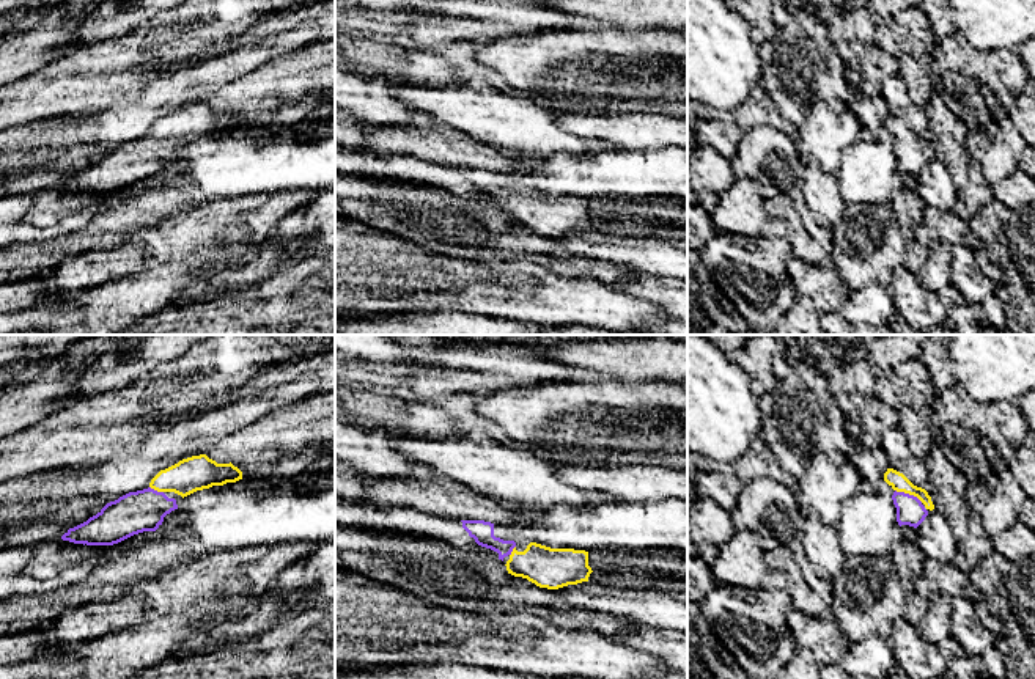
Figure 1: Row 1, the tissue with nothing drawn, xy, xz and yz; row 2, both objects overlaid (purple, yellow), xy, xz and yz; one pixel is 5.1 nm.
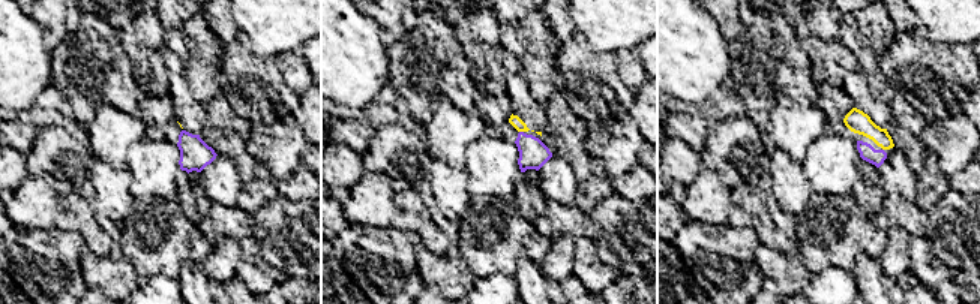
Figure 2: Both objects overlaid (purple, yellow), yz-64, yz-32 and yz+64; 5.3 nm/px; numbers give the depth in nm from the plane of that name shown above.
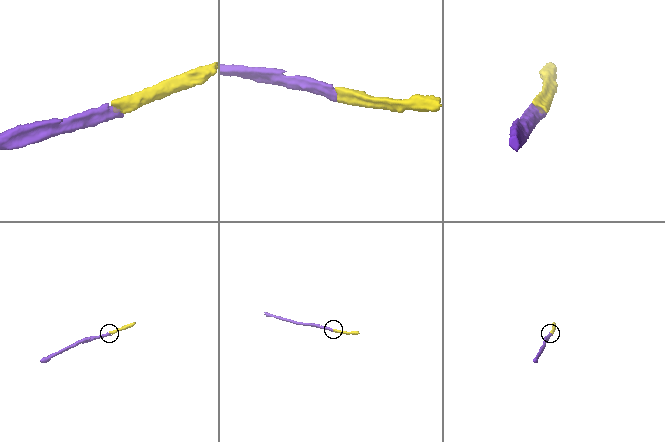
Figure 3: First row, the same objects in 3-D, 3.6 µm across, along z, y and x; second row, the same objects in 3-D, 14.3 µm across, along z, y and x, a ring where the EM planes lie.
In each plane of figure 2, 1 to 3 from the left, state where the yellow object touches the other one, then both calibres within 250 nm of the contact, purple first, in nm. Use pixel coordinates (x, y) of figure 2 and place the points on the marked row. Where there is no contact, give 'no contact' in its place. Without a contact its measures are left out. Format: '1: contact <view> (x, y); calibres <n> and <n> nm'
1: no contact
2: contact yz-32 (521, 132); calibres 160 and 60 nm
3: no contact

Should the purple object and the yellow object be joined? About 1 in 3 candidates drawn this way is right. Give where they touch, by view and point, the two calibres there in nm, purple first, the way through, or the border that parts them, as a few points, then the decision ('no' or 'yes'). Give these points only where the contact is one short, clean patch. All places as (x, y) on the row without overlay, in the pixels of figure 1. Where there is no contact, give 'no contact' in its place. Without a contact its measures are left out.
contact yz (908, 142); calibres 140 and 90 nm; way yz (909, 159), (908, 142), (898, 129); yes

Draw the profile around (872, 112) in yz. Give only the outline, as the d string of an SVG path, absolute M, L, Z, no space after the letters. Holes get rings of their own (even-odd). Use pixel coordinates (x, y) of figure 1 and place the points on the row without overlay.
M854 93L849 110L862 126L860 140L875 140L878 132L884 127L889 116L887 102L882 96L870 97L862 93Z

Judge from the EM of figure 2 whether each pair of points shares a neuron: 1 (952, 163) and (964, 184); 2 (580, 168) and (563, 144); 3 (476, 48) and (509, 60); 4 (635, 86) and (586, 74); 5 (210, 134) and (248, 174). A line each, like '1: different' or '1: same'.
1: different
2: same
3: same
4: same
5: same

